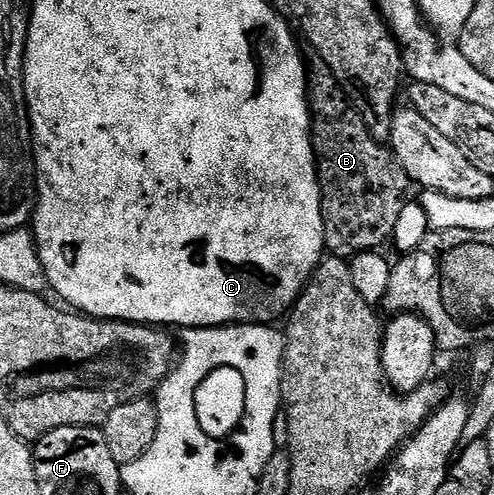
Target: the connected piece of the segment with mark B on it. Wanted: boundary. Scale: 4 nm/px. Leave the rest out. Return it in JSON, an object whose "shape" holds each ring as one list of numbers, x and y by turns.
{"shape":[[314,53,308,54,305,62,307,104,311,107,311,144,319,169,319,190,323,193,323,246,330,254,340,257,382,248,382,243,394,236,397,217,401,217,401,209,405,209,409,201,407,190,412,190,412,181,405,169,401,169,390,146,375,140,359,111,352,107,345,89,341,89,337,77,333,77,333,69]]}

